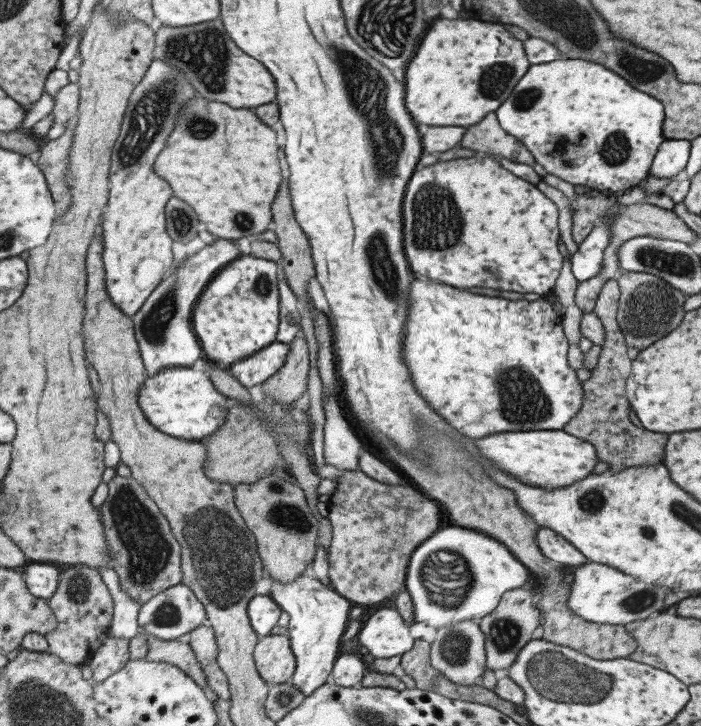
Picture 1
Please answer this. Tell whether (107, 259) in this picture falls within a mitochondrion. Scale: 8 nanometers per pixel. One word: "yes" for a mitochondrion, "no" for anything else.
no

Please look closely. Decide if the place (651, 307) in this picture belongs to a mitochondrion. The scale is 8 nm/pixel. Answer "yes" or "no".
yes

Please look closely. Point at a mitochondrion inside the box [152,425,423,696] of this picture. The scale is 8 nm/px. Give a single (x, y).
(223, 567)

